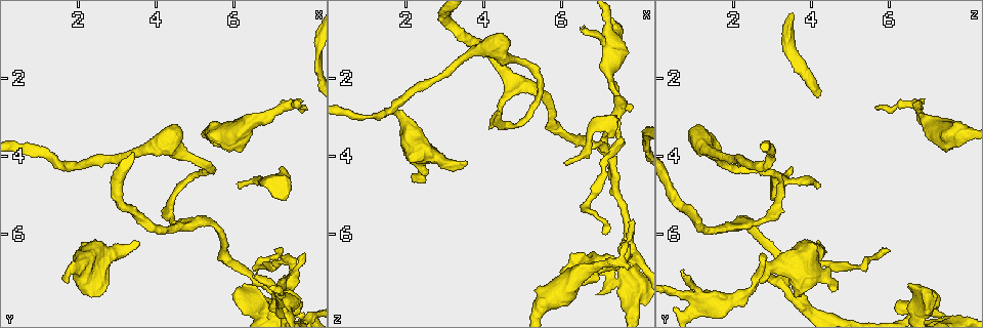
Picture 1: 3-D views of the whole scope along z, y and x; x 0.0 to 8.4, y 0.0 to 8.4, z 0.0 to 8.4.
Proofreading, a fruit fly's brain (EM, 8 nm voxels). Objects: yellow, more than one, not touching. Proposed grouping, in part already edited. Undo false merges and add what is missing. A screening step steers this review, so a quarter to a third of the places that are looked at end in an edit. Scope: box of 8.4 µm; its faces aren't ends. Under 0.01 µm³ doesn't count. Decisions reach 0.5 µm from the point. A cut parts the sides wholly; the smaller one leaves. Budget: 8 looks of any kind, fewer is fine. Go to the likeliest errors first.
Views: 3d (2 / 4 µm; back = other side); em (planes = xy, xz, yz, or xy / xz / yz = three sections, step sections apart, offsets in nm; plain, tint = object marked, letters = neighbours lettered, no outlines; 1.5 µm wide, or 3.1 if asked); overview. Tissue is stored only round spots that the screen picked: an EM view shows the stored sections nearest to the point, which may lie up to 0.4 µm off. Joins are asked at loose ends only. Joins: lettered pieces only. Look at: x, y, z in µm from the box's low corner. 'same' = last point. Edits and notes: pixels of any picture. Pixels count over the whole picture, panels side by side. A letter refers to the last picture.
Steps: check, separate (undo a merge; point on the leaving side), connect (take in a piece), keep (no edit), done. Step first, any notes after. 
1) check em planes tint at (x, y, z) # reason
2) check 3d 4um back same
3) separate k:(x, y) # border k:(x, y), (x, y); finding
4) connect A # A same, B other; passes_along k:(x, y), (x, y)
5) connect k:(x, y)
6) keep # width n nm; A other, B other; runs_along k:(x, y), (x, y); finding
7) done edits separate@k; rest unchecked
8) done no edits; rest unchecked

check 3d 2um at (7.85, 2.75, 5.65) # branch stops here

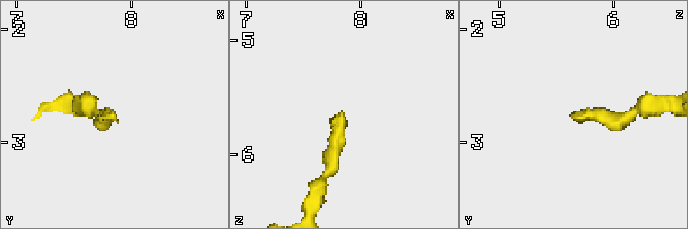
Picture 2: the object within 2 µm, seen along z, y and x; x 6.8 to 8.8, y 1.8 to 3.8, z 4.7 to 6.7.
check em yz step 4 tint at (7.84, 2.74, 5.64) # shape alone is not enough

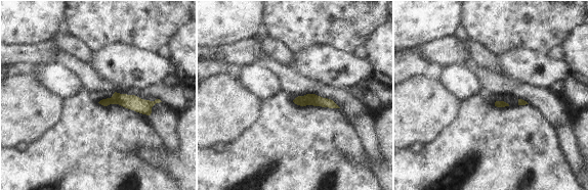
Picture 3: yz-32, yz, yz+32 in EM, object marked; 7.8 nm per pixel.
check em planes letters same

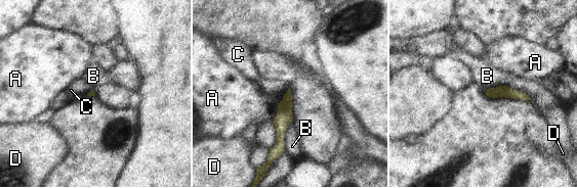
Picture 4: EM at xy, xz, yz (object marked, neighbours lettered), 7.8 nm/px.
keep # A other, B other, C other, D other; border 4:(487, 89), (508, 86), (532, 99); no lettered piece goes on from it

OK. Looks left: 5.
check em xy step 4 letters at (6.55, 6.95, 0.70) # free end

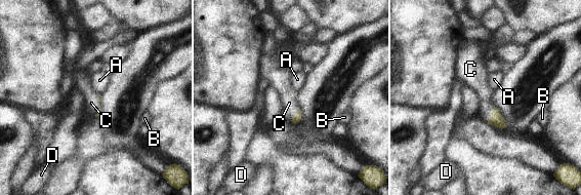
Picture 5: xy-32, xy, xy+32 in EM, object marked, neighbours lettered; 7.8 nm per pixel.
check em xz step 4 letters same

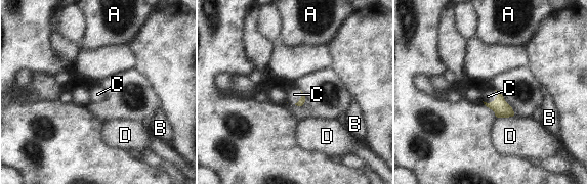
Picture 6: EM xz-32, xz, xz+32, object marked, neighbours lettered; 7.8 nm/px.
connect 6:(488, 96) # A other, B other, C same, D other; passes_along 6:(501, 108), (492, 101), (488, 96); the cell continues

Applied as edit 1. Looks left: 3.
check overview # redraw

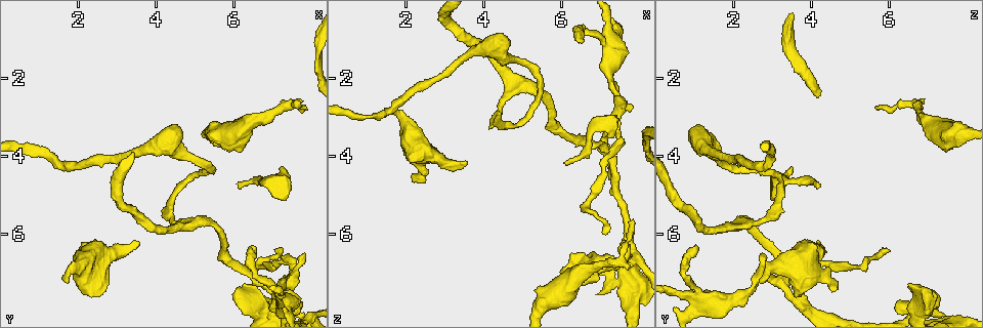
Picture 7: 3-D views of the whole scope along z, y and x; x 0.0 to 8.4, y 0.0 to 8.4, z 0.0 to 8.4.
check em xy step 4 letters at (6.05, 4.70, 4.15) # free end

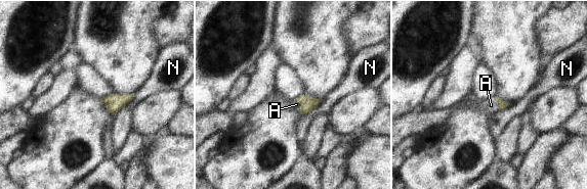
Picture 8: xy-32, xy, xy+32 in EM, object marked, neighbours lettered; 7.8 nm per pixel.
check em planes letters same # another direction

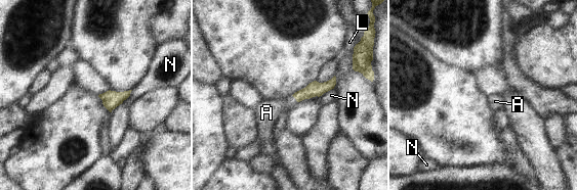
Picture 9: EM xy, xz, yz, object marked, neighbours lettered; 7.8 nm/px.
connect 9:(266, 112) # width 100 nm; A same, L other, N other; it goes on there

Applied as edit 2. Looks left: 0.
done edits connect@6, connect@9; rest unchecked

